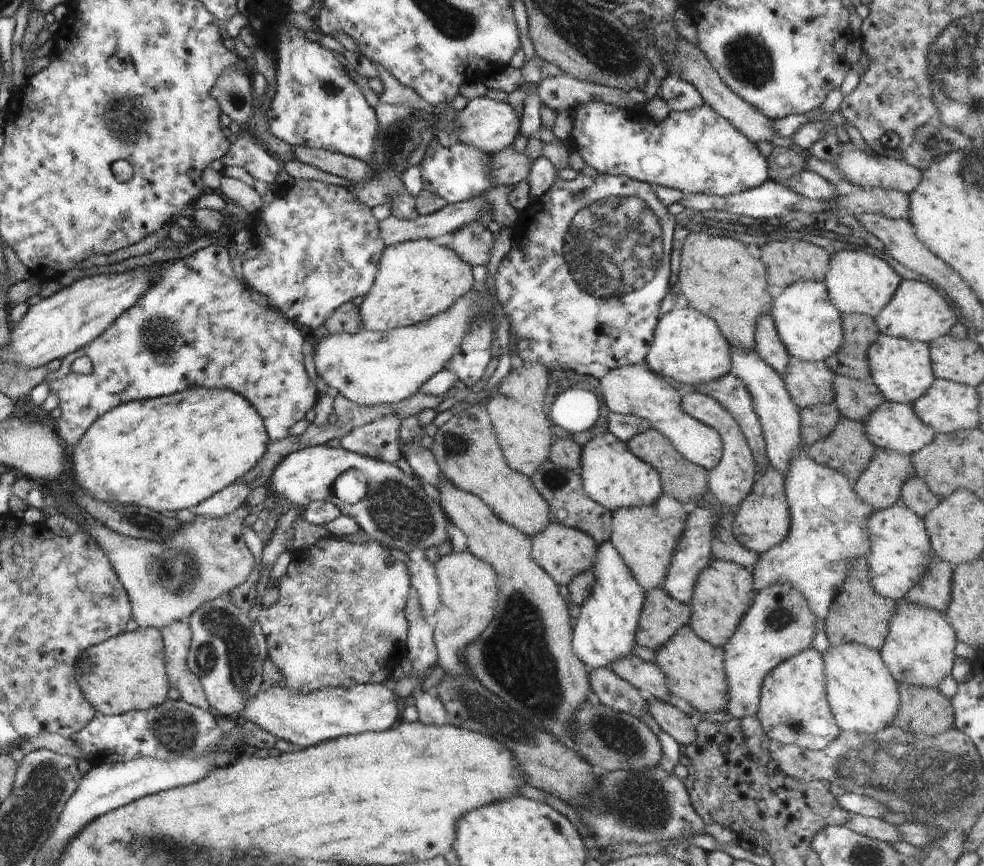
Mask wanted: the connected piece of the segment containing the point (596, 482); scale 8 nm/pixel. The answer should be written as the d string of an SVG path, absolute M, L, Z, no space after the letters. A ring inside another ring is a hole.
M605 432L581 448L580 469L584 492L594 502L610 509L651 506L663 494L660 475L652 465L640 460L616 436Z

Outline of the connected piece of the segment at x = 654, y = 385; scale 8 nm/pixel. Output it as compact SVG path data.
M645 362L610 369L600 379L600 384L606 406L612 413L638 416L638 418L650 422L652 428L662 432L686 460L690 460L690 462L703 466L708 470L718 466L723 451L722 438L718 431L692 418L692 416L688 416L680 408L682 397L678 390L674 390L662 378L654 376L654 373Z

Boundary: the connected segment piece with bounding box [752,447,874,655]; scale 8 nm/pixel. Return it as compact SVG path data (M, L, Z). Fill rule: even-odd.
M802 447L798 448L798 452L790 460L788 474L784 476L784 488L789 504L791 527L788 536L780 544L758 556L757 566L752 569L754 590L762 592L770 584L784 584L784 582L789 582L792 588L796 588L806 598L812 614L816 614L818 622L810 646L822 655L826 654L831 646L824 630L824 619L828 608L840 592L850 562L860 556L867 558L870 552L870 540L866 528L868 528L868 518L874 510L869 504L858 500L852 484L842 473L816 463Z

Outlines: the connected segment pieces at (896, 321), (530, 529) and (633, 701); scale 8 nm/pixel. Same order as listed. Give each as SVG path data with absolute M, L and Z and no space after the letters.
M902 278L892 300L874 318L879 332L926 344L938 340L940 336L948 335L958 318L944 295L940 293L939 289L932 288L926 282Z
M485 401L475 403L467 410L455 414L438 427L430 452L444 478L456 488L479 496L503 522L529 537L548 526L549 504L534 488L530 477L512 470L506 464Z
M609 667L588 670L591 689L598 696L599 702L616 710L630 714L642 721L642 716L649 712L648 701L640 692Z

